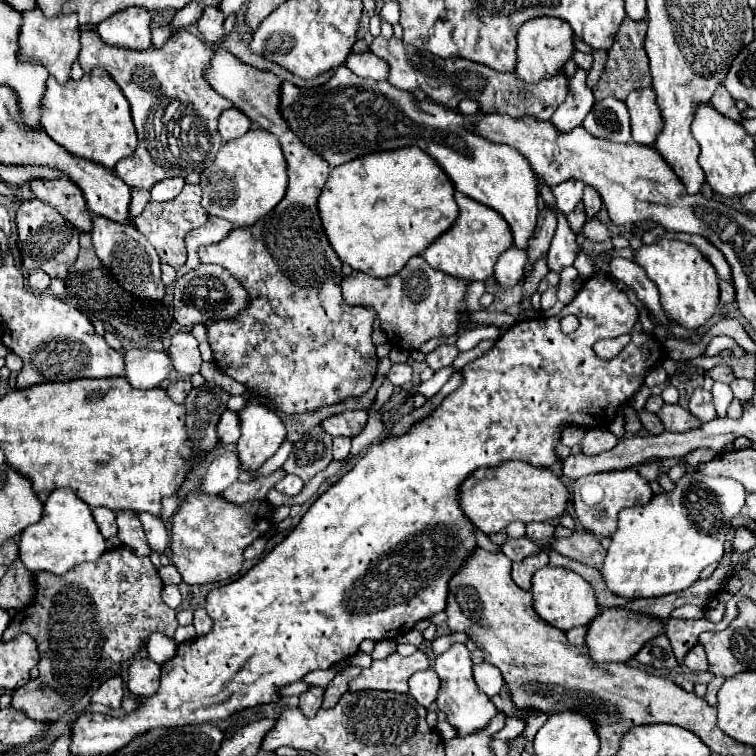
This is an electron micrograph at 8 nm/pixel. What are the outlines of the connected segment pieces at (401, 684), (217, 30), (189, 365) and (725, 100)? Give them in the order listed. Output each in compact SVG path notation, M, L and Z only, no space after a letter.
M416 652L412 656L400 656L400 654L392 654L386 660L374 660L370 668L364 668L360 672L358 678L354 678L350 682L350 690L384 690L384 692L408 692L408 678L418 672L418 670L426 670L430 668L430 660L424 652Z
M206 6L202 12L202 18L196 22L198 32L202 34L202 38L206 42L220 42L222 32L224 32L224 16L218 8L214 6Z
M178 332L176 336L172 336L168 356L176 372L188 374L188 376L200 372L202 358L198 350L198 340L190 332Z
M720 84L718 86L718 90L714 92L714 96L712 96L712 100L710 100L710 104L718 110L718 112L722 112L724 116L728 116L728 118L732 118L732 120L742 120L742 116L740 116L740 112L738 112L738 108L736 108L736 102L734 102L734 98L728 94L728 90Z

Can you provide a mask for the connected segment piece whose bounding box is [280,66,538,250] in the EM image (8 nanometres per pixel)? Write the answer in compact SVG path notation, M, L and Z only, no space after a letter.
M340 66L336 74L322 86L302 90L288 82L282 84L280 90L282 98L282 116L288 120L290 130L316 154L322 154L322 158L332 166L340 166L344 162L350 162L358 156L402 148L402 146L418 146L424 152L428 152L440 168L448 174L448 178L454 182L454 188L462 192L464 196L496 210L502 214L502 218L510 224L514 246L518 250L528 250L528 240L534 236L536 230L536 216L538 216L538 176L534 174L532 166L514 150L512 146L490 142L478 134L472 134L466 126L470 126L470 120L454 110L448 110L444 106L438 106L430 100L414 100L410 92L398 90L390 86L388 80L366 80L356 76L354 72L346 70L346 66Z

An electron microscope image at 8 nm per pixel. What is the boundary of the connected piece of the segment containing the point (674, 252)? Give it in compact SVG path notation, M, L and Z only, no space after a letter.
M662 238L652 246L642 246L634 254L634 260L658 286L664 314L672 322L680 324L686 330L698 330L714 316L718 306L718 276L710 262L706 262L706 258L702 258L702 254L694 246L680 240Z

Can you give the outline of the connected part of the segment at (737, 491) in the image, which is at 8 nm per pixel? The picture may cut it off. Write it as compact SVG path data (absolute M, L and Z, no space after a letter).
M690 468L678 480L674 492L658 494L646 506L622 510L602 568L606 588L628 600L660 598L690 588L708 564L722 560L730 518L742 508L742 502L740 482L706 478Z

